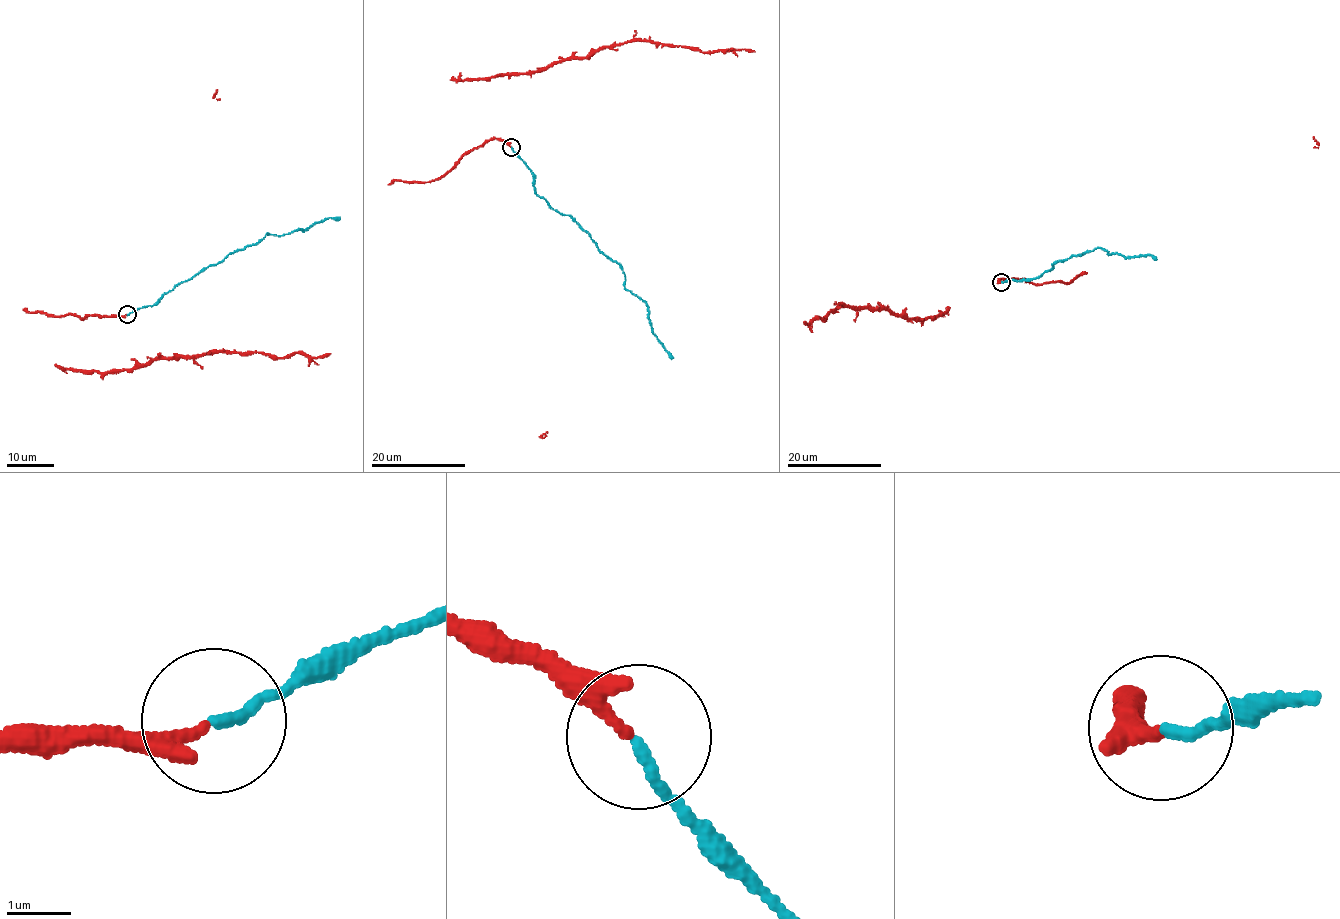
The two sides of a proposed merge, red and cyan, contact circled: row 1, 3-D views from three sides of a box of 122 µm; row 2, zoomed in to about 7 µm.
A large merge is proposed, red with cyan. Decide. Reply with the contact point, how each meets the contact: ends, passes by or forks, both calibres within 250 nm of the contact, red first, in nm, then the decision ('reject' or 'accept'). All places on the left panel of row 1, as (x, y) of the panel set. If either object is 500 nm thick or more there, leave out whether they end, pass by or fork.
at (127, 314); red passes by; cyan ends there; 140 nm thick on the red side, 160 nm on the other; accept

